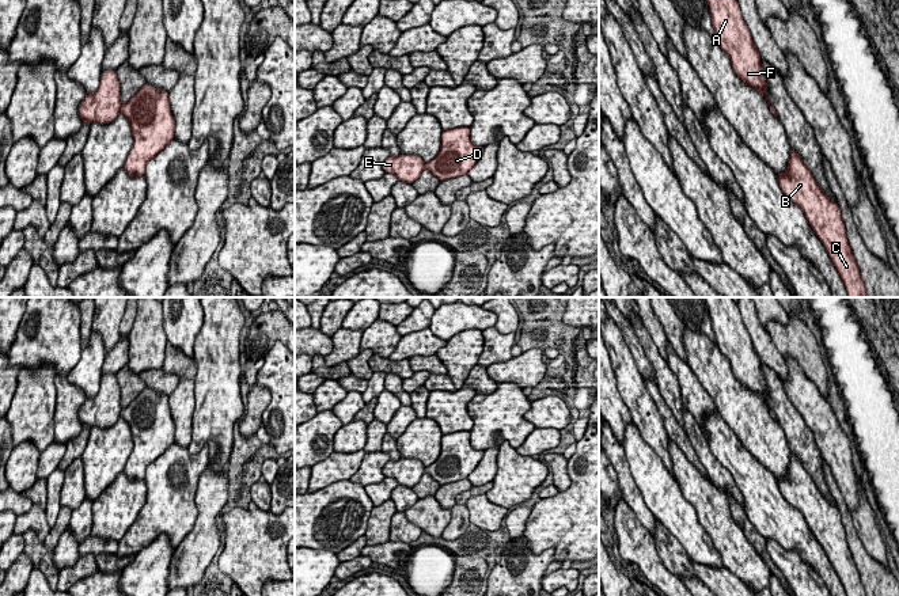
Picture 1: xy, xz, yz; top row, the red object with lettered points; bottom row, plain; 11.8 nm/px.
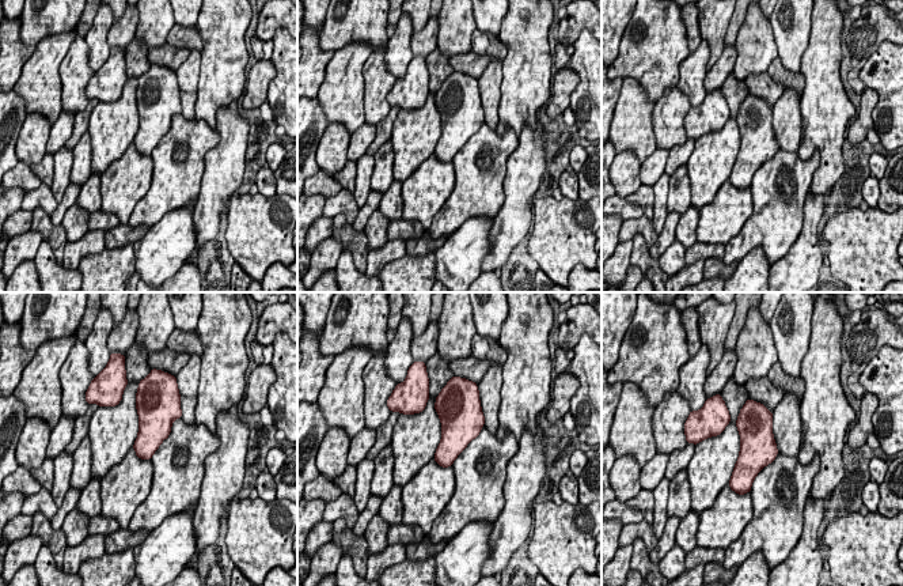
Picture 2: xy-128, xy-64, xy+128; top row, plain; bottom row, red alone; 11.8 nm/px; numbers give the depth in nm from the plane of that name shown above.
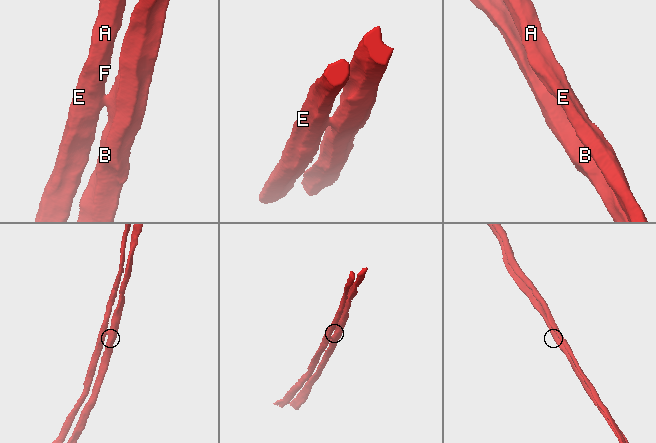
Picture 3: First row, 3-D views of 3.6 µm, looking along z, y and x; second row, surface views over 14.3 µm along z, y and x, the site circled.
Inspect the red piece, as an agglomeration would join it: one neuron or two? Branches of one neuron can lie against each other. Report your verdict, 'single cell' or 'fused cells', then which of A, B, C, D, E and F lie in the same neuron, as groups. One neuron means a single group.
fused cells; A E F / B C D

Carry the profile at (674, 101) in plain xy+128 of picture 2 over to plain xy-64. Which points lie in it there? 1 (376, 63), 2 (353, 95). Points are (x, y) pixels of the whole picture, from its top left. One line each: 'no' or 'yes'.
1: yes
2: no

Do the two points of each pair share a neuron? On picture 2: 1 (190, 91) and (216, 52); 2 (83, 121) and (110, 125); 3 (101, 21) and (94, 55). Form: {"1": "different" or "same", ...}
{"1": "different", "2": "different", "3": "same"}

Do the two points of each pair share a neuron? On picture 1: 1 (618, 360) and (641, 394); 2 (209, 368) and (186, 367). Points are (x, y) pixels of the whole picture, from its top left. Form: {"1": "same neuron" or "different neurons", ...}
{"1": "same neuron", "2": "different neurons"}

